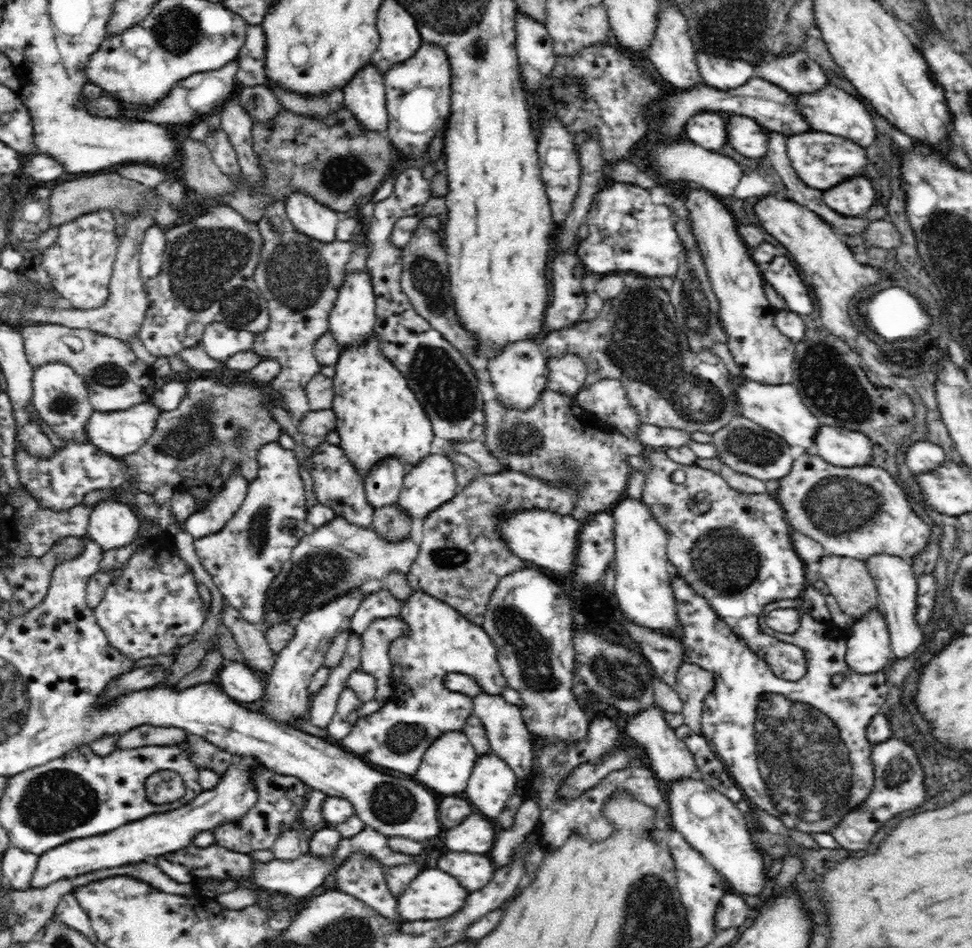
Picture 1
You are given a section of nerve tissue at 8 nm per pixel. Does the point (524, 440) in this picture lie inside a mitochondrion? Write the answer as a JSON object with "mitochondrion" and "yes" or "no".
{"mitochondrion":"yes"}

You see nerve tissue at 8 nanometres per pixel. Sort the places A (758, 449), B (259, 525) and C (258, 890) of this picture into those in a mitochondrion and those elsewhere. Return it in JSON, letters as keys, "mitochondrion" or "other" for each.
{"A":"mitochondrion","B":"mitochondrion","C":"other"}

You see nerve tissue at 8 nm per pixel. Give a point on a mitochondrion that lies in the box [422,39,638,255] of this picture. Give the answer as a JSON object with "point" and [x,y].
{"point":[571,91]}

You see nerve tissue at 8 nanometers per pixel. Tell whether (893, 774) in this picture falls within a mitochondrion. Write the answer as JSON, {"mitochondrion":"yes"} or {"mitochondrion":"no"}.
{"mitochondrion":"yes"}

